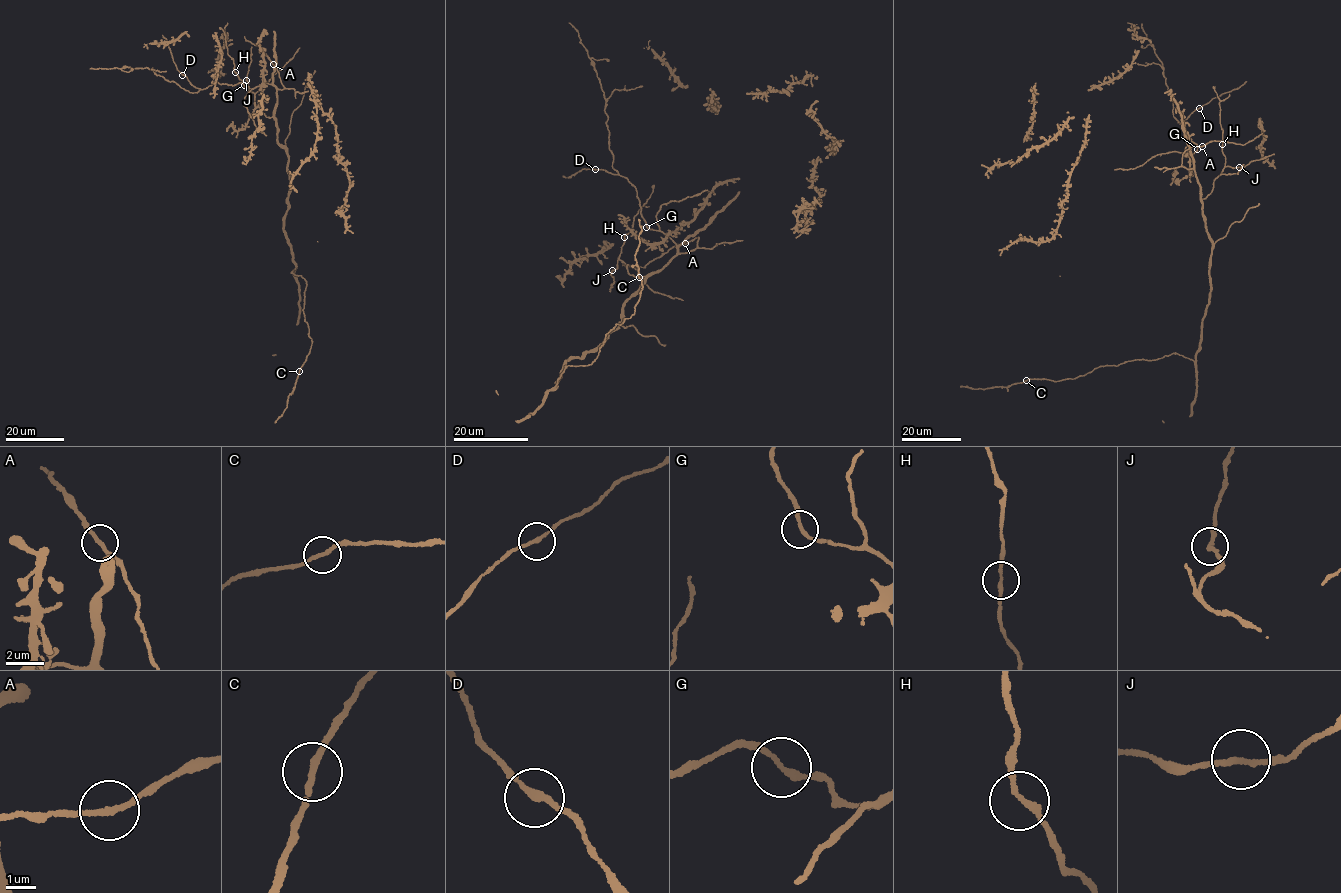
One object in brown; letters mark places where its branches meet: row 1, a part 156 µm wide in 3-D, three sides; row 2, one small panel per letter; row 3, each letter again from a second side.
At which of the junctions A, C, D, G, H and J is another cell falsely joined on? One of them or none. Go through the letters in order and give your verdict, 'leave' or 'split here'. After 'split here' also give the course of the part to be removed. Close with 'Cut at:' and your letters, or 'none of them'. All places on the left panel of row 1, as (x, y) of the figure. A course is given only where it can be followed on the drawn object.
A: leave
C: leave
D: leave
G: leave
H: leave
J: leave
Cut at: none of them

